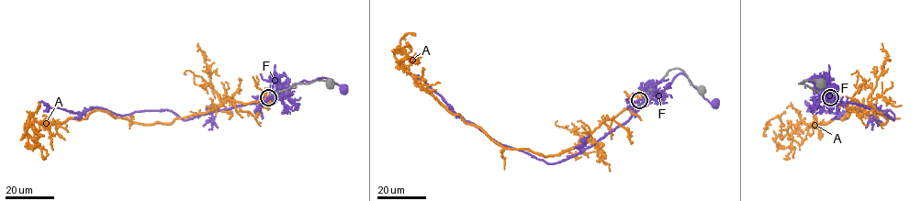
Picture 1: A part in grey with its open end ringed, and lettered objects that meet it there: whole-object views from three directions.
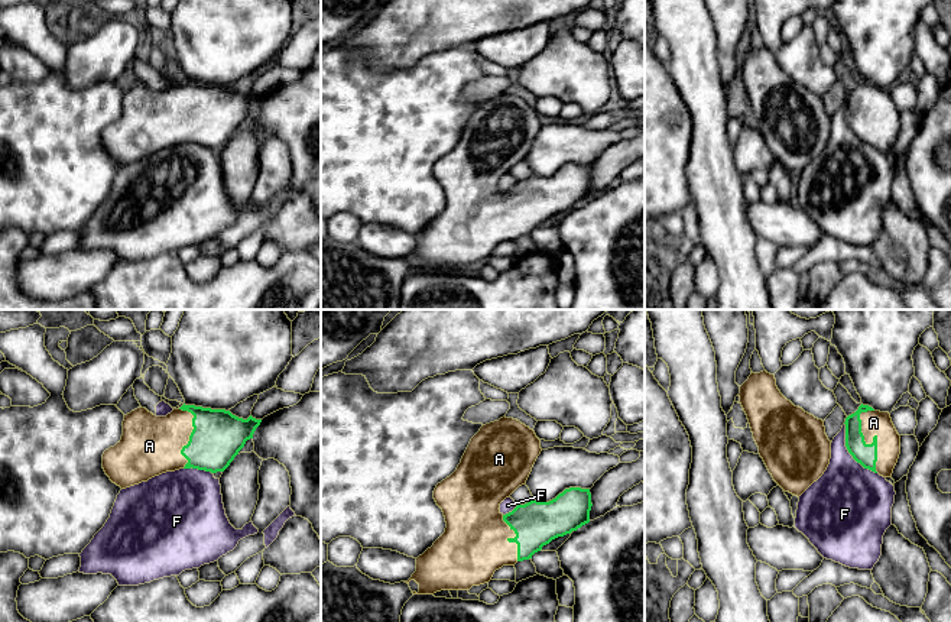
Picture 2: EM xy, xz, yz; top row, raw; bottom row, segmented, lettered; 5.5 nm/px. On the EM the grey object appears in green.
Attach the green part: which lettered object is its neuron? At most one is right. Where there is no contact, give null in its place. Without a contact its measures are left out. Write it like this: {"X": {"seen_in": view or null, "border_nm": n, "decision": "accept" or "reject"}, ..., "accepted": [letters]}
{"A": {"seen_in": "yz", "border_nm": 360, "decision": "accept"}, "F": {"seen_in": "yz", "border_nm": 340, "decision": "reject"}, "accepted": ["A"]}

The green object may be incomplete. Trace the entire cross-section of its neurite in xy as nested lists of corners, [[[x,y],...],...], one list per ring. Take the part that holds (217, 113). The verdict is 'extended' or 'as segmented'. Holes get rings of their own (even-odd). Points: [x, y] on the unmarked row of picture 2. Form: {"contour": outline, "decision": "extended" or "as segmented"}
{"contour": [[[185,80],[166,93],[156,93],[140,82],[124,91],[121,116],[104,127],[103,145],[110,156],[121,165],[179,145],[224,148],[246,117],[253,114],[260,98],[262,95],[251,91],[243,95],[225,85]]], "decision": "extended"}

